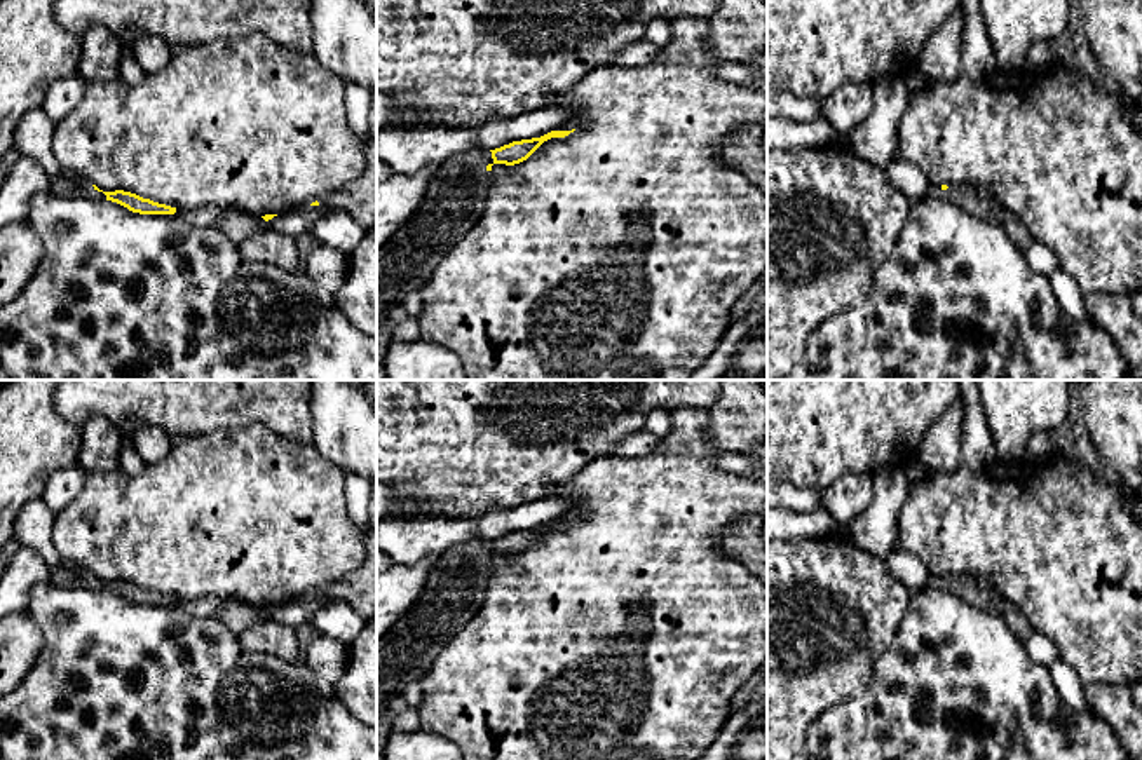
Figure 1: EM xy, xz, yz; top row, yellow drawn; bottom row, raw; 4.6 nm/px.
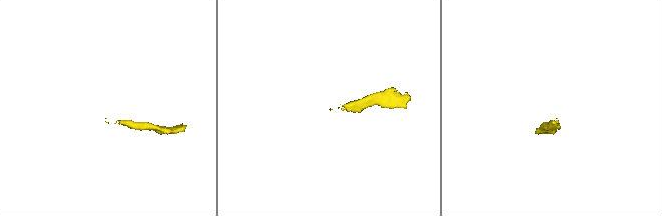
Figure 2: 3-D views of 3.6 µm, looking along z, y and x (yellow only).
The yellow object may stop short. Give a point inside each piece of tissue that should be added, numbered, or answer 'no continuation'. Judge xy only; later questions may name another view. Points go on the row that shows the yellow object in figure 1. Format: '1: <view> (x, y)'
1: xy (68, 183)

